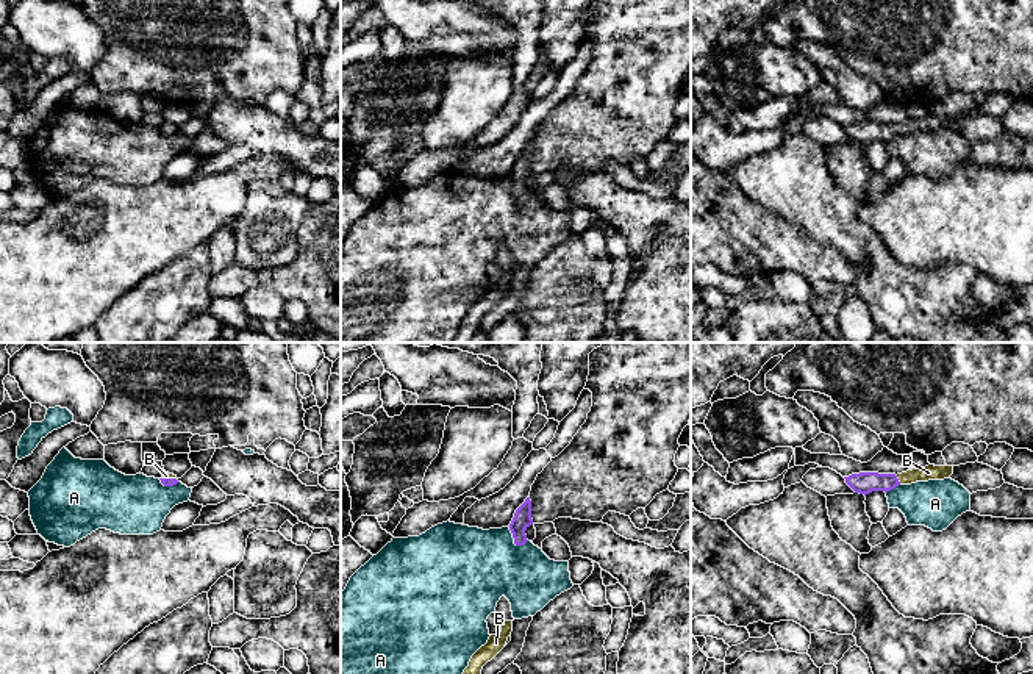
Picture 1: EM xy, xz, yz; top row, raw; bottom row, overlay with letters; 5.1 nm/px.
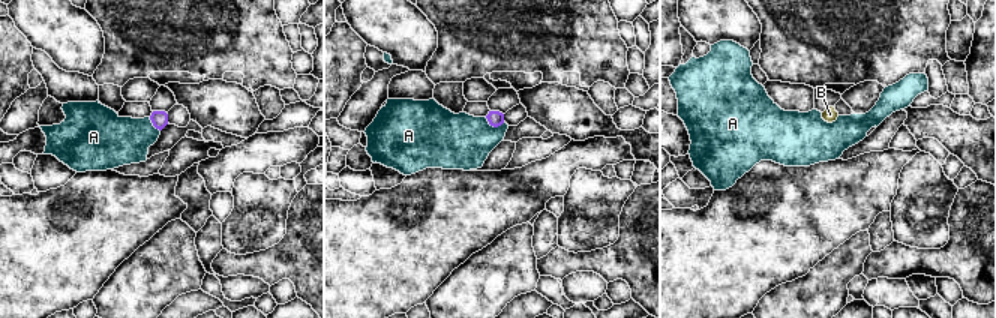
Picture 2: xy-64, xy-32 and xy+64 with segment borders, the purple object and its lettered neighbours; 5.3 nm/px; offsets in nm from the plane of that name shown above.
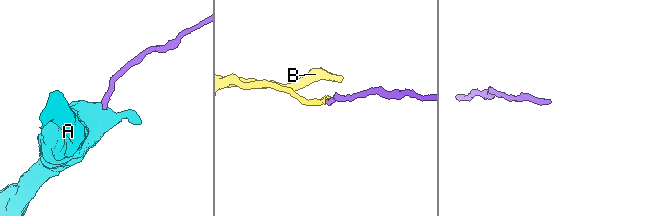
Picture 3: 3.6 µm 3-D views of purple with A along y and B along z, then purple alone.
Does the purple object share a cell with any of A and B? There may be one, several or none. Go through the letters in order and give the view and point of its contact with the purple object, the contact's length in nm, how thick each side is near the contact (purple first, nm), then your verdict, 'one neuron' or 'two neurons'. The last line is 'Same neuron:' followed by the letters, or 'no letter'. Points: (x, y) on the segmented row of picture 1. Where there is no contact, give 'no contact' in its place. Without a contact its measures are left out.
A: meets purple in xz at (514, 541); contact 130 nm long; 100 nm thick on the purple side, 400 nm on the other; two neurons
B: meets purple in yz at (897, 480); contact 50 nm long; 110 nm thick on the purple side, 80 nm on the other; one neuron
Same neuron: B

